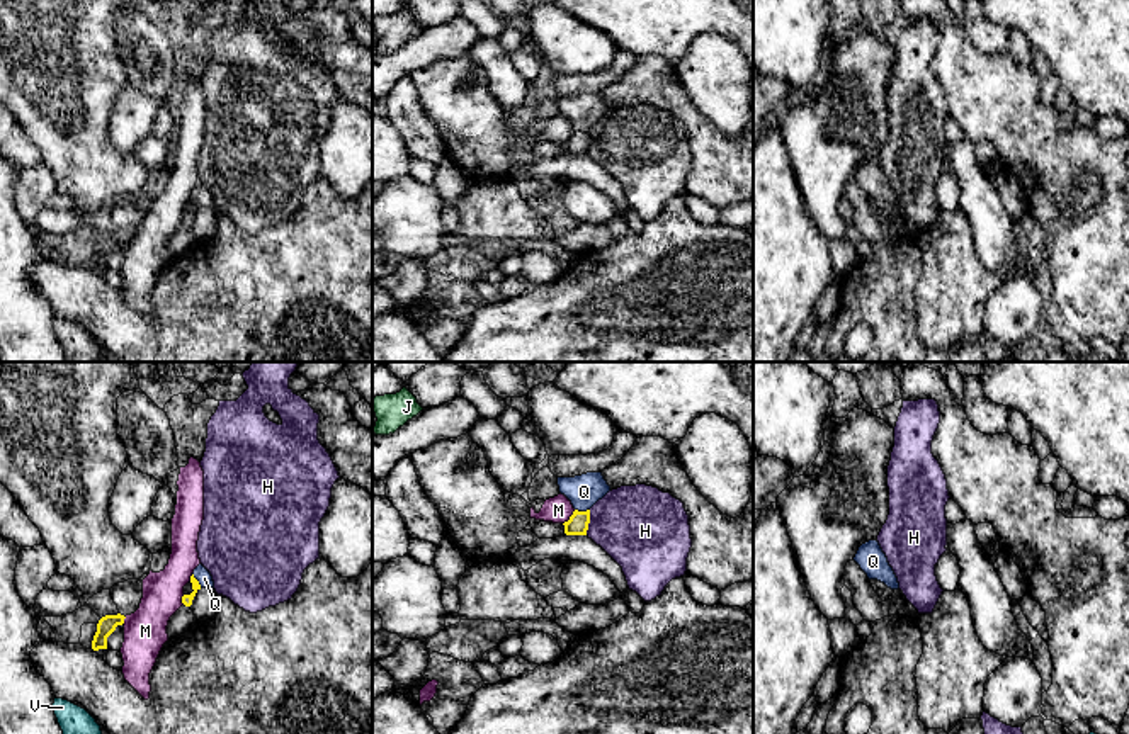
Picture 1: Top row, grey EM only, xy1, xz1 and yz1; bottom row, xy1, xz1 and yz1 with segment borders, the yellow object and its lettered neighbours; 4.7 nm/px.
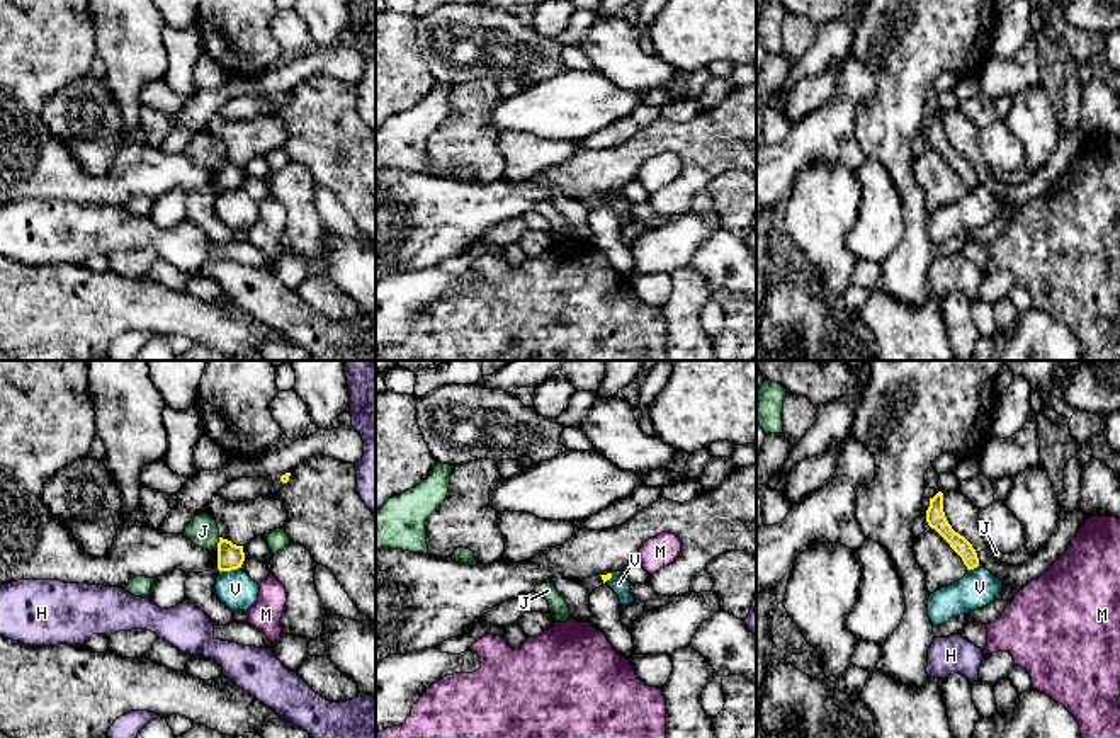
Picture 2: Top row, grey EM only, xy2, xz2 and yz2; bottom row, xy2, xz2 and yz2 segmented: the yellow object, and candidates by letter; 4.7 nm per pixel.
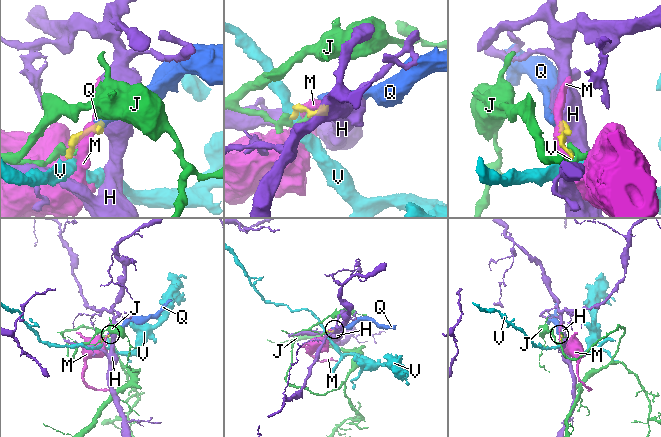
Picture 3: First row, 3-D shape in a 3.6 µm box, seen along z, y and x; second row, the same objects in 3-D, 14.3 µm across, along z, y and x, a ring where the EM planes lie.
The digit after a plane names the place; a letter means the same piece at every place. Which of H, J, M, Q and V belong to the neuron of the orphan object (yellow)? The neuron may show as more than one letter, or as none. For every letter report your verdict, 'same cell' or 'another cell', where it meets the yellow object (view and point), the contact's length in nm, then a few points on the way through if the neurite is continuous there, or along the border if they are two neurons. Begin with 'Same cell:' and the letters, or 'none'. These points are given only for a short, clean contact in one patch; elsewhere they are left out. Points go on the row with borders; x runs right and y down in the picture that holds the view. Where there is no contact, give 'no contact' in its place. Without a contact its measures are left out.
Same cell: Q
H: another cell; contact xz1 (589, 522); length 120 nm; border xz1 (590, 510), (585, 534)
J: another cell; contact xy2 (218, 543); length 50 nm; border xy2 (220, 538), (216, 546)
M: another cell; contact xz1 (570, 517); length 90 nm; border xz1 (575, 510), (563, 524)
Q: same cell; contact xz1 (582, 512); length 70 nm; way xz1 (578, 522), (582, 512), (584, 491)
V: another cell; contact xy2 (230, 570); length 110 nm; border xy2 (240, 567), (220, 572)

